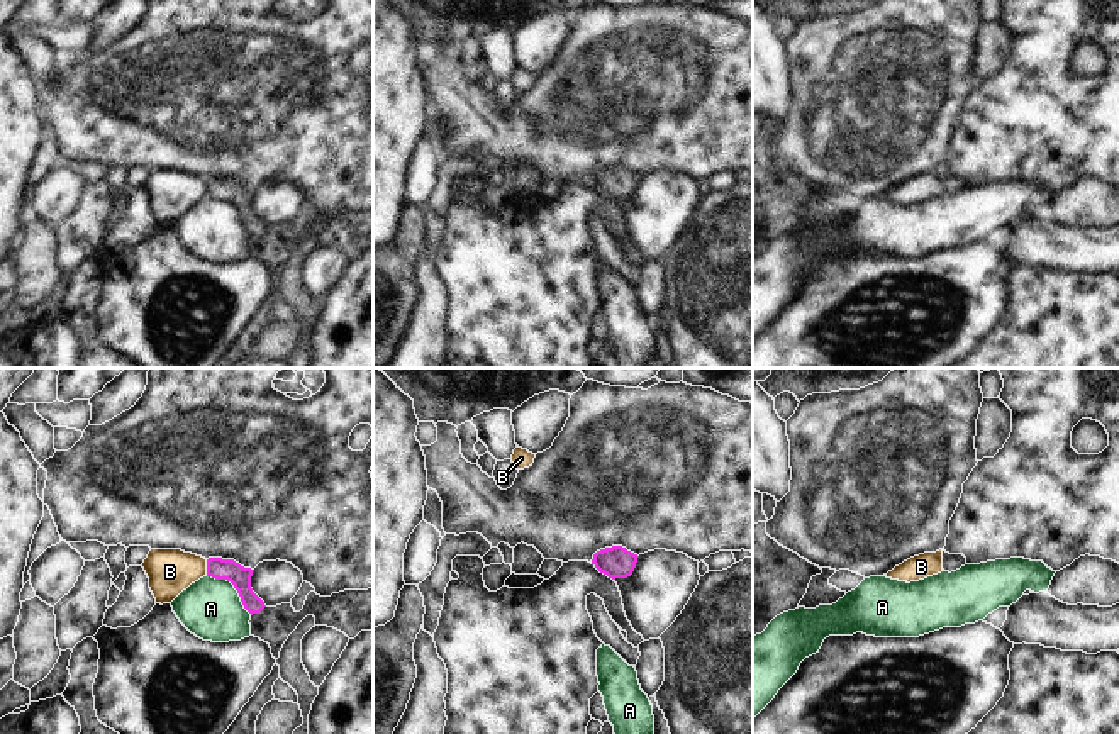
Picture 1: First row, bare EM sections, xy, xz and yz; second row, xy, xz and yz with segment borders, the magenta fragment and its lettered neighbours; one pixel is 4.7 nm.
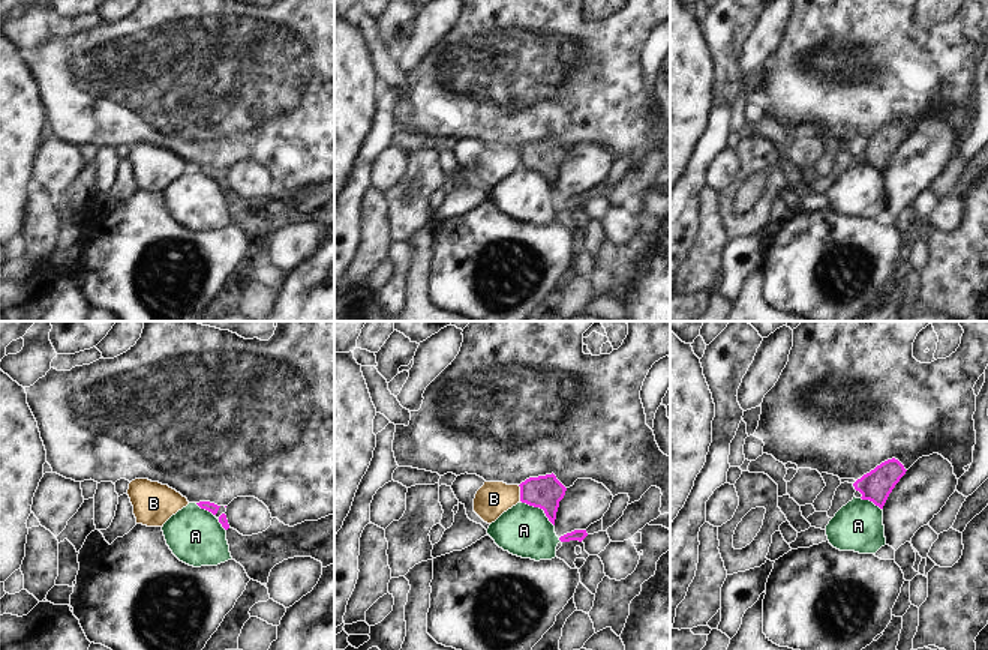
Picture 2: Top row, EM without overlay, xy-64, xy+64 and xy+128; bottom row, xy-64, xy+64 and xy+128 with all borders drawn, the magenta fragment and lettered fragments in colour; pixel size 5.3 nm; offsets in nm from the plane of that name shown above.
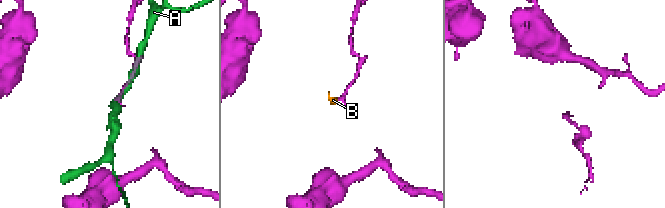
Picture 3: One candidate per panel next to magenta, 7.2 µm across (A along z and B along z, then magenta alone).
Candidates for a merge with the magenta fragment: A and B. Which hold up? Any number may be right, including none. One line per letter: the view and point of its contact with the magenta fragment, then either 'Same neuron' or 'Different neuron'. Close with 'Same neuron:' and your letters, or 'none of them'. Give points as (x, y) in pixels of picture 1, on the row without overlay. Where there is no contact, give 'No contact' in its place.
A: Touches magenta at xy (234, 207). Different neuron
B: Touches magenta at xy (207, 189). Different neuron
Same neuron: none of them.

